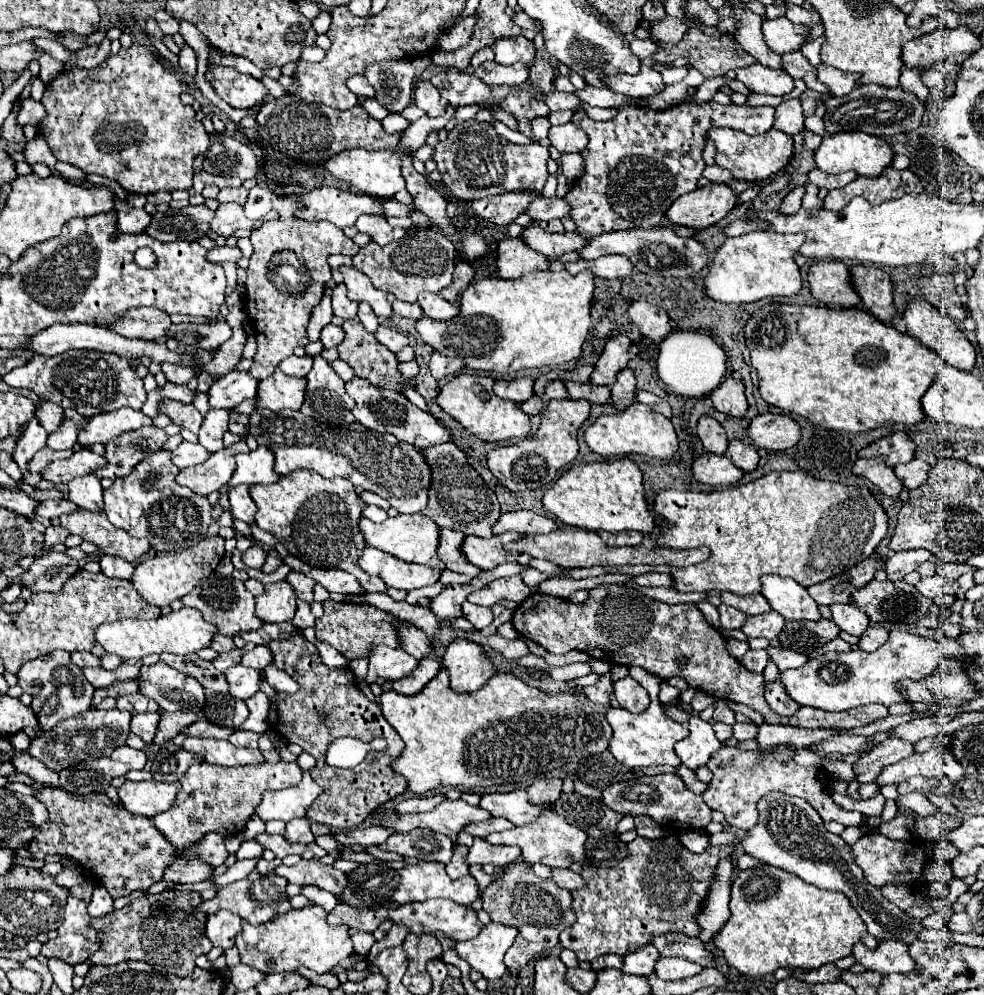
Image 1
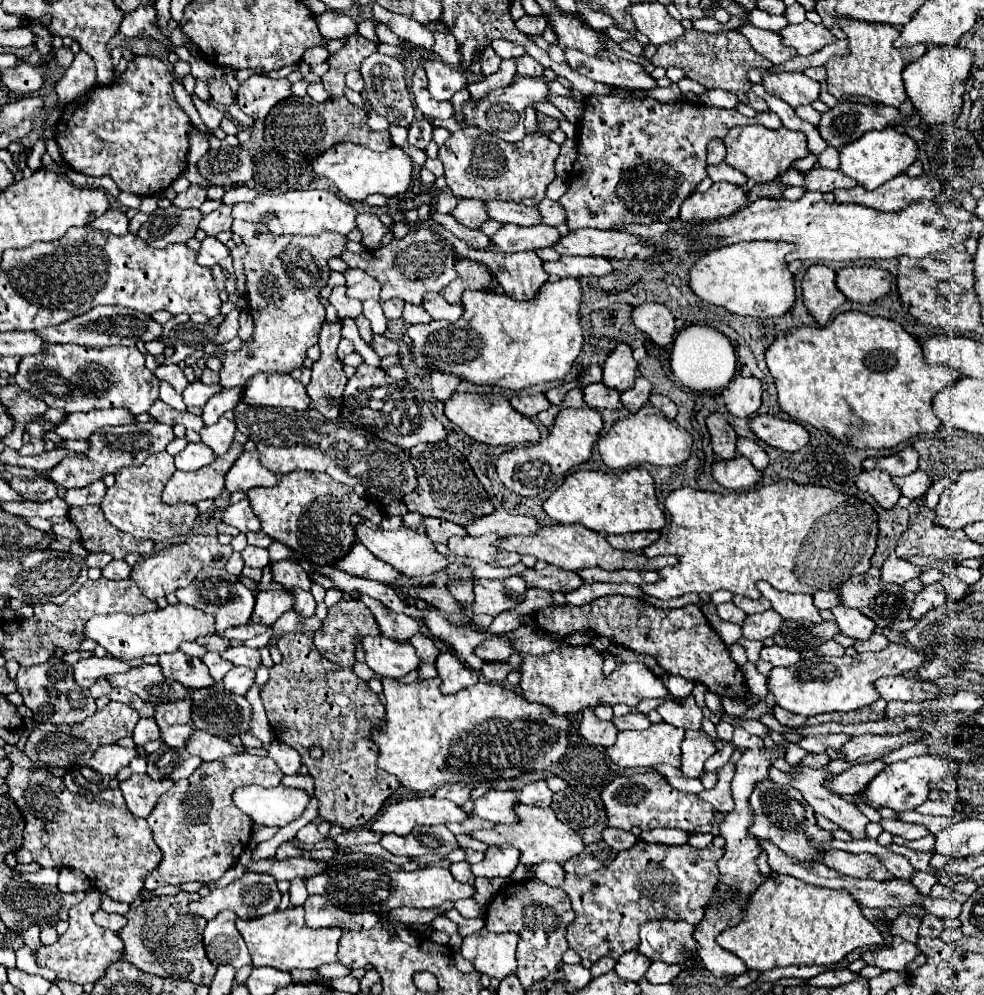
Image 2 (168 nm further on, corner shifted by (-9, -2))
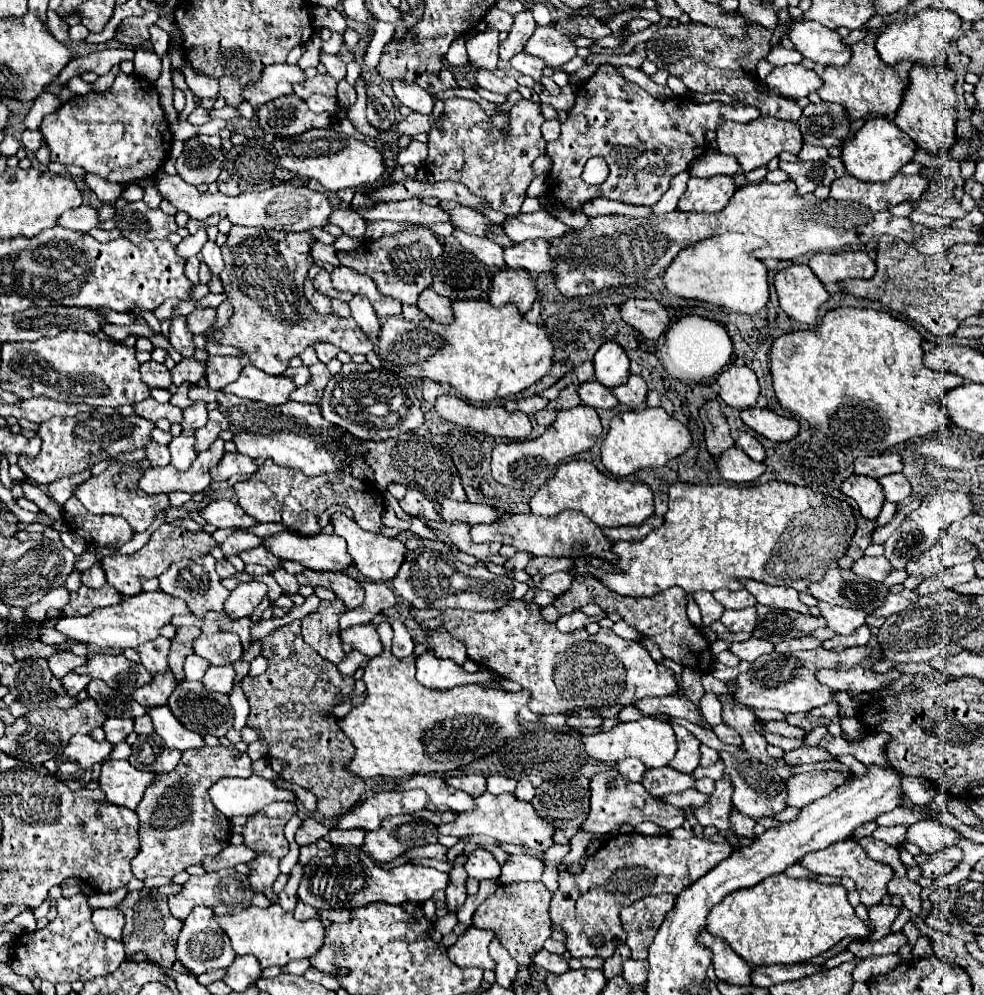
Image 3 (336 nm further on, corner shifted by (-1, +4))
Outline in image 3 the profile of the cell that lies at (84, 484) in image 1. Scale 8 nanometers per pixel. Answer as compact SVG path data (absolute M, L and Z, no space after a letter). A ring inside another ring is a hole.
M87 469L73 477L57 479L48 485L49 494L56 502L63 505L73 496L74 487L84 482L84 479L89 479L91 475L91 471Z

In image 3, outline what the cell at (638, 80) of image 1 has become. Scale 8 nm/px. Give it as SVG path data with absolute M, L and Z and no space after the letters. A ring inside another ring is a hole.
M552 25L536 27L534 35L528 39L522 51L544 59L550 67L560 67L562 63L570 61L576 55L574 41Z

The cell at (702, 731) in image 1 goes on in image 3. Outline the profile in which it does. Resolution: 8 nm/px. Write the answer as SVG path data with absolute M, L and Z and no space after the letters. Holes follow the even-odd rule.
M672 723L672 729L674 729L674 735L676 735L676 741L678 741L678 751L674 755L674 759L668 763L668 767L680 771L680 773L692 773L698 763L700 763L700 741L682 725L678 723Z

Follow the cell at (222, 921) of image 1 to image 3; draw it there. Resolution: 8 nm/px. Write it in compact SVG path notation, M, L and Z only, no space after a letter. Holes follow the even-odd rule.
M194 907L192 913L184 919L184 927L176 939L176 957L180 963L184 963L184 967L188 967L188 971L192 971L192 975L202 975L210 969L226 969L236 953L230 947L228 935L224 935L224 931L214 921L212 909Z

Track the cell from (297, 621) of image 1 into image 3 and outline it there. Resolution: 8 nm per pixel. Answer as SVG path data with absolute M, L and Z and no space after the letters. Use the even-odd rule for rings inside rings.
M276 569L272 573L272 577L276 579L276 583L286 591L286 593L298 593L298 581L294 575L290 575L286 569Z

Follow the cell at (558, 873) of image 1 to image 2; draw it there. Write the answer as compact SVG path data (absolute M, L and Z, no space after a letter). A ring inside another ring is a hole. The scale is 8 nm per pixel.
M550 861L540 863L540 865L532 865L532 867L528 867L528 871L530 871L532 877L536 877L536 879L540 879L540 881L552 885L552 887L562 887L564 875L566 875L562 865L550 863Z

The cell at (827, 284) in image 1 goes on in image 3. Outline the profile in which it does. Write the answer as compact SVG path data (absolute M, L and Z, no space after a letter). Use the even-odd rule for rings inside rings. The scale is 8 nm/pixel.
M792 265L774 275L774 287L782 311L804 325L814 325L828 291L808 265Z

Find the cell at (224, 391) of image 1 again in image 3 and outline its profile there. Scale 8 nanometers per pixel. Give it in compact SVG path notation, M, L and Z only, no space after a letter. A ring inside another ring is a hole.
M192 403L182 413L184 413L184 419L182 419L184 429L204 427L204 423L206 423L206 403Z

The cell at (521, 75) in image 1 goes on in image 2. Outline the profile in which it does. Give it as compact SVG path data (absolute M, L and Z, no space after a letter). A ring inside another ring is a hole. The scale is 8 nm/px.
M528 55L516 59L516 75L518 77L540 77L542 71L544 71L544 67Z

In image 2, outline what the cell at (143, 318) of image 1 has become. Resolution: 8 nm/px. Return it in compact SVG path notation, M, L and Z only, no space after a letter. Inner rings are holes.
M96 307L88 313L74 317L62 325L46 327L42 331L36 331L44 341L48 343L76 343L76 345L88 345L88 347L112 347L112 345L136 345L138 341L154 341L162 335L162 325L156 323L150 315L144 315L134 309L126 307Z

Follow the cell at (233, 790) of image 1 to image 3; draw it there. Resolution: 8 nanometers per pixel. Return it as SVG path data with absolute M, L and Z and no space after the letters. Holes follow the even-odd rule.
M222 745L184 751L178 767L170 773L156 775L148 785L144 799L136 807L140 817L140 853L132 859L136 879L162 875L174 877L190 865L200 865L206 855L216 855L228 845L230 823L216 811L208 799L208 789L222 777L250 777L252 761L246 753Z

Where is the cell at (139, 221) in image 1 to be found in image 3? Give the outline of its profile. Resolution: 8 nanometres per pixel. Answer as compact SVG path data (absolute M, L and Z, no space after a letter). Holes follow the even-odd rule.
M80 205L72 211L66 211L64 215L60 215L60 219L56 219L56 225L70 229L70 231L78 231L78 233L88 233L90 229L98 227L98 217L96 211L88 205Z

